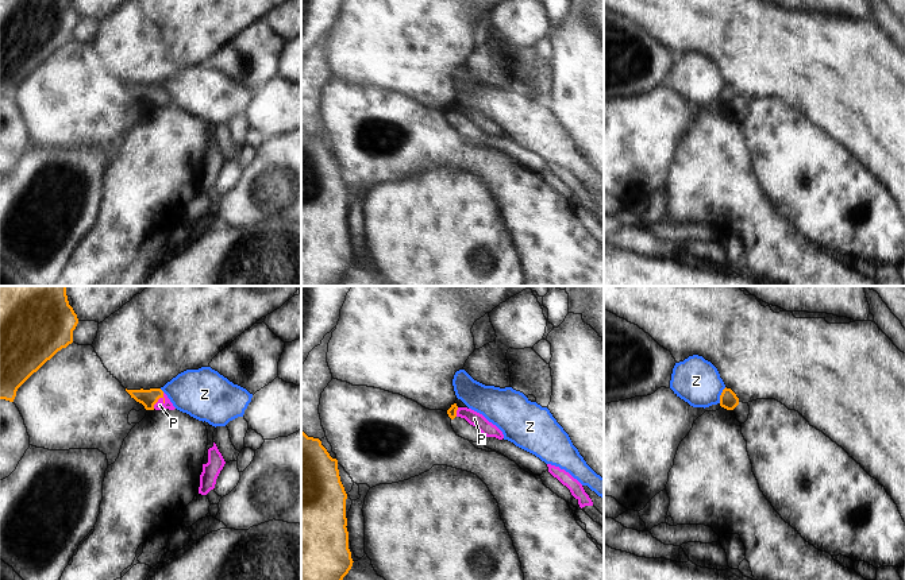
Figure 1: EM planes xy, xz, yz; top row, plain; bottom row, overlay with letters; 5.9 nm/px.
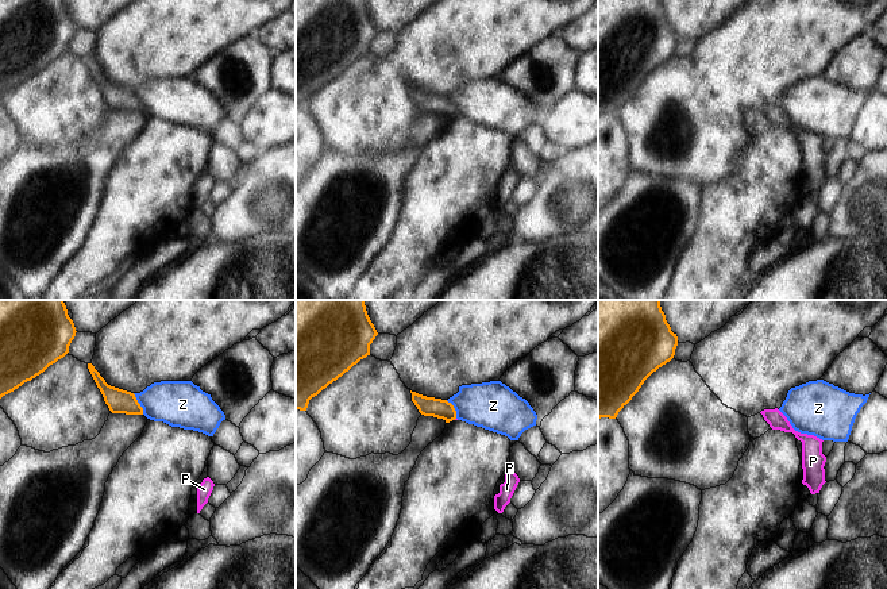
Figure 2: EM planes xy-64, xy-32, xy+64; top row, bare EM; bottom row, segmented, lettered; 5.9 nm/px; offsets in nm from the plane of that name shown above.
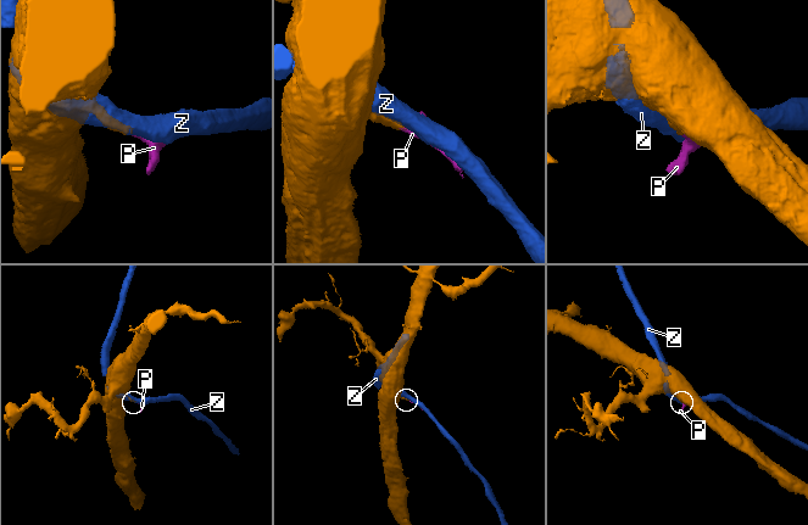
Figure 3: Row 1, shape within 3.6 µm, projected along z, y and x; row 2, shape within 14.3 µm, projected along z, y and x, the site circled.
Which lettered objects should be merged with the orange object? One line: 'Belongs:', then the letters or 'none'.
Belongs: P

